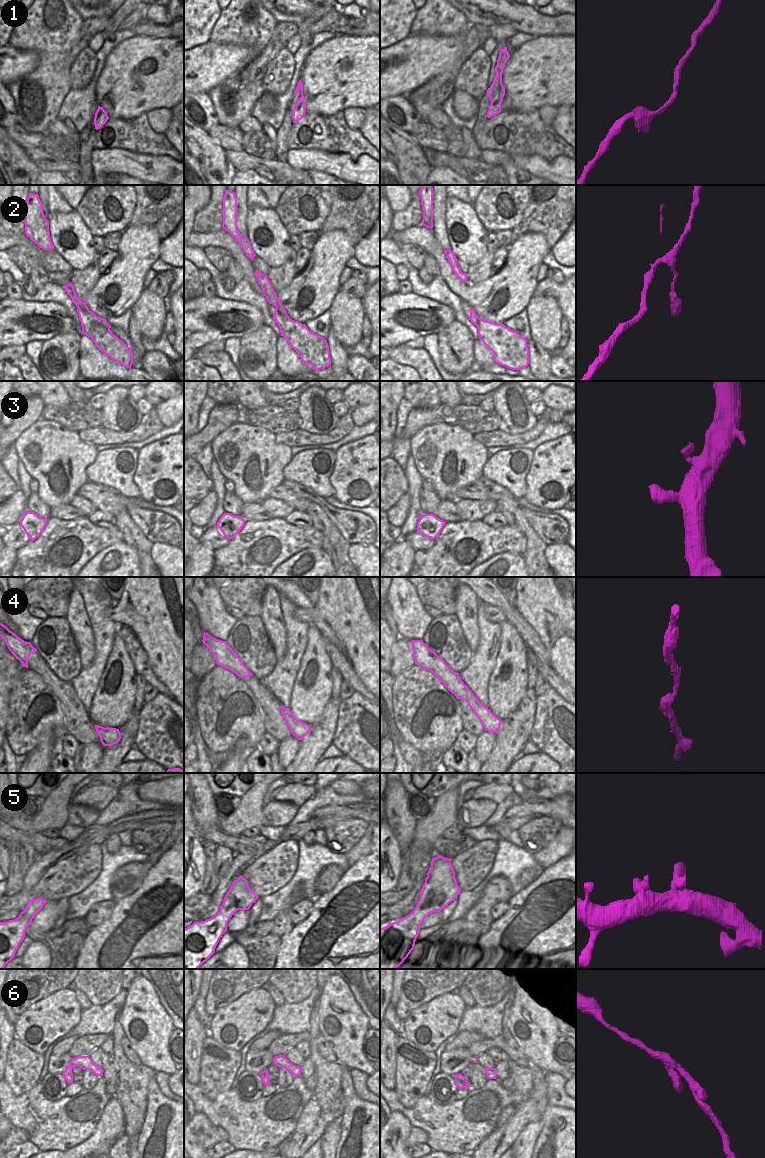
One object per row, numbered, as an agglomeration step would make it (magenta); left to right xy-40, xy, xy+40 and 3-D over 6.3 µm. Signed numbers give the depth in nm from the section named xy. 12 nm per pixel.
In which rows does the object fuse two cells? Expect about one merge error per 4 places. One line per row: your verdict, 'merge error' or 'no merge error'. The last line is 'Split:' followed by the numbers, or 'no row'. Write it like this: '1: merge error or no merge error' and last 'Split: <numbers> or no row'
1: no merge error
2: no merge error
3: no merge error
4: no merge error
5: no merge error
6: no merge error
Split: no row

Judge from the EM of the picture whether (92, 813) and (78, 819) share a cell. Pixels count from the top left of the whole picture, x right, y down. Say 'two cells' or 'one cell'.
one cell

